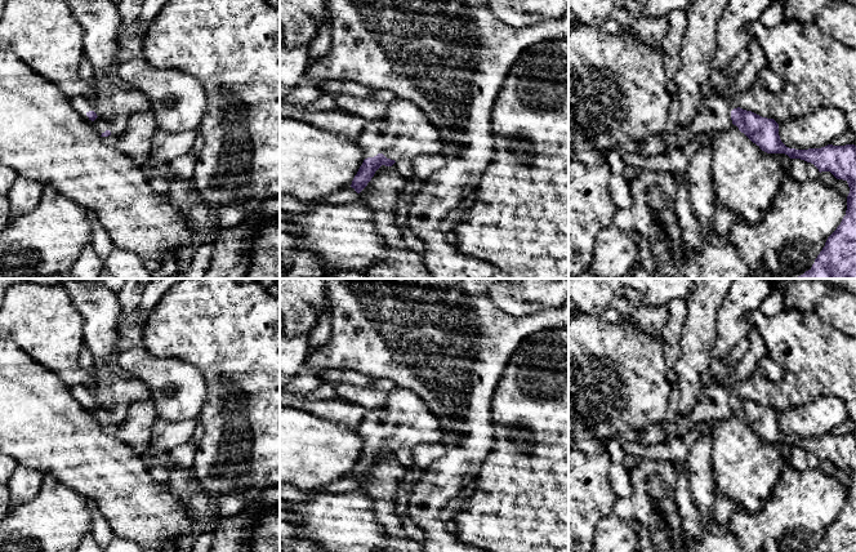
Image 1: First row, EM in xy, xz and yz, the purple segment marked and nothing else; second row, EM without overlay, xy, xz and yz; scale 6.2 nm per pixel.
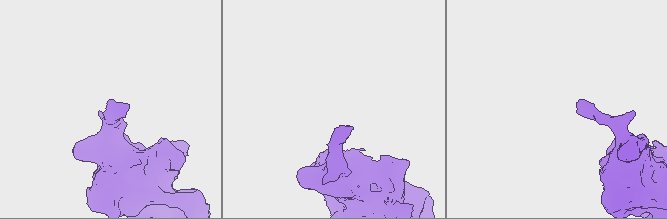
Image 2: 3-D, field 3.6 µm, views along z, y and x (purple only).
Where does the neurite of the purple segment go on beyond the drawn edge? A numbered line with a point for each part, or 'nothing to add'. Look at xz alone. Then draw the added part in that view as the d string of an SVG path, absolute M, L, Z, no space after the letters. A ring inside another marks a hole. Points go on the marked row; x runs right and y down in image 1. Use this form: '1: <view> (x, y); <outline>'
1: xz (404, 133); M396 98L385 115L367 123L357 139L365 159L383 153L387 159L414 161L420 156L440 155L440 132L413 102Z

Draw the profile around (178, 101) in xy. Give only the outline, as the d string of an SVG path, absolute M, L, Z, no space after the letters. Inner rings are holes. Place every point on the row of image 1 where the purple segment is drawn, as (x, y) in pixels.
M139 55L120 63L117 75L150 99L157 129L180 133L199 128L206 110L206 95L190 74L155 68Z

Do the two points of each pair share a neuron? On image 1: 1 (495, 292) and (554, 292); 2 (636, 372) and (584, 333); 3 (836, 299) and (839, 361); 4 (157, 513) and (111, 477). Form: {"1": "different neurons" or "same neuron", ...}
{"1": "same neuron", "2": "same neuron", "3": "different neurons", "4": "same neuron"}

